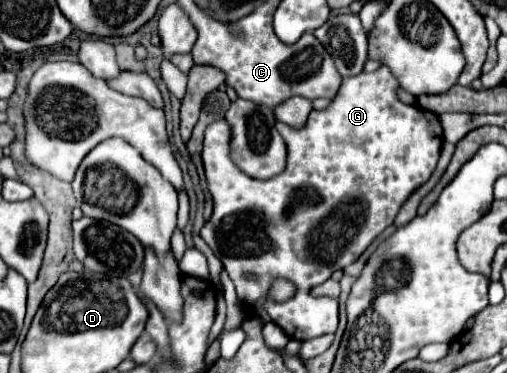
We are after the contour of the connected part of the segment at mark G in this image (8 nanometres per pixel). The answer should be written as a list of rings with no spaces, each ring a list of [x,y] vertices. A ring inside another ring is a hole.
[[[382,65],[374,73],[346,77],[334,101],[322,111],[312,111],[304,127],[294,129],[286,123],[277,122],[276,129],[286,139],[288,163],[280,175],[266,181],[248,177],[230,161],[231,129],[226,119],[218,119],[206,127],[202,159],[208,189],[214,197],[214,213],[202,227],[200,235],[226,267],[238,299],[244,305],[250,305],[250,301],[260,303],[270,319],[292,339],[306,341],[326,333],[336,333],[338,299],[312,297],[310,289],[324,283],[336,269],[344,269],[354,263],[368,245],[394,223],[402,203],[414,189],[430,179],[438,163],[442,149],[442,125],[438,115],[418,105],[402,103],[398,99],[398,87],[398,79],[386,65]],[[274,279],[292,281],[296,285],[296,293],[284,303],[270,301],[268,291]]]

